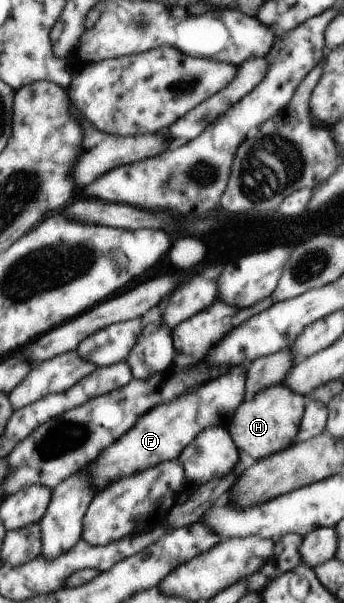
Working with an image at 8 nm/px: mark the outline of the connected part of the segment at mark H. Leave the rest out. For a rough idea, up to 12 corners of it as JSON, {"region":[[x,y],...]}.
{"region":[[274,385],[240,403],[227,431],[255,461],[292,444],[302,395]]}

